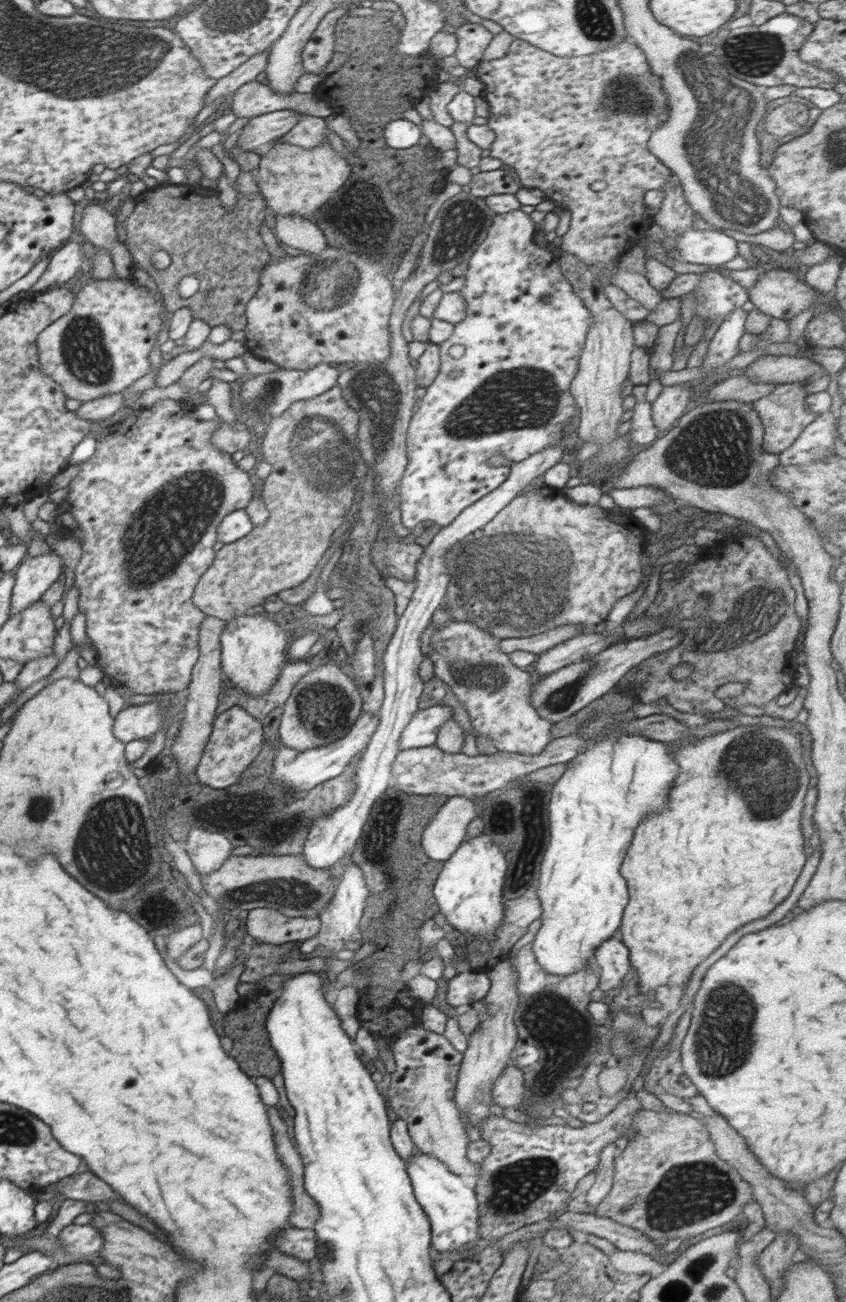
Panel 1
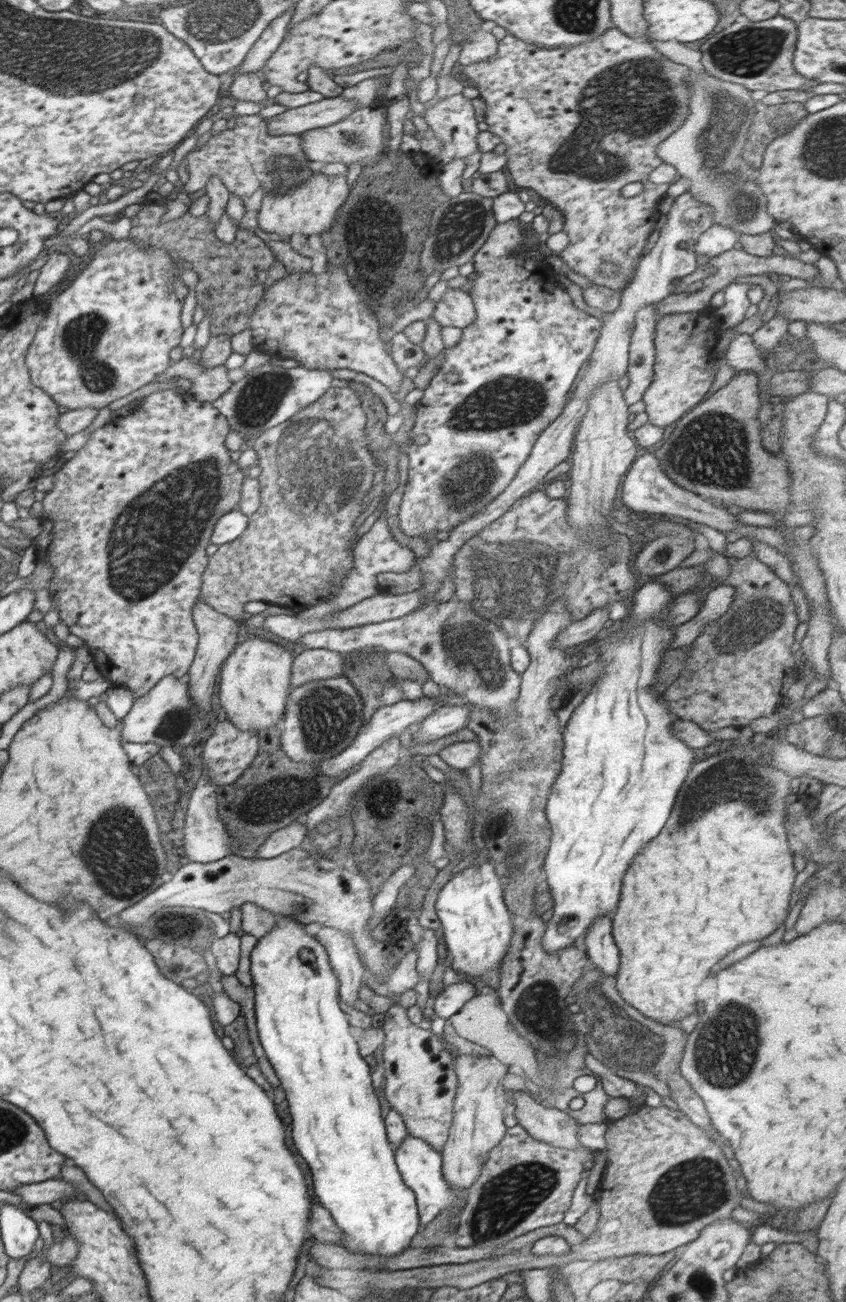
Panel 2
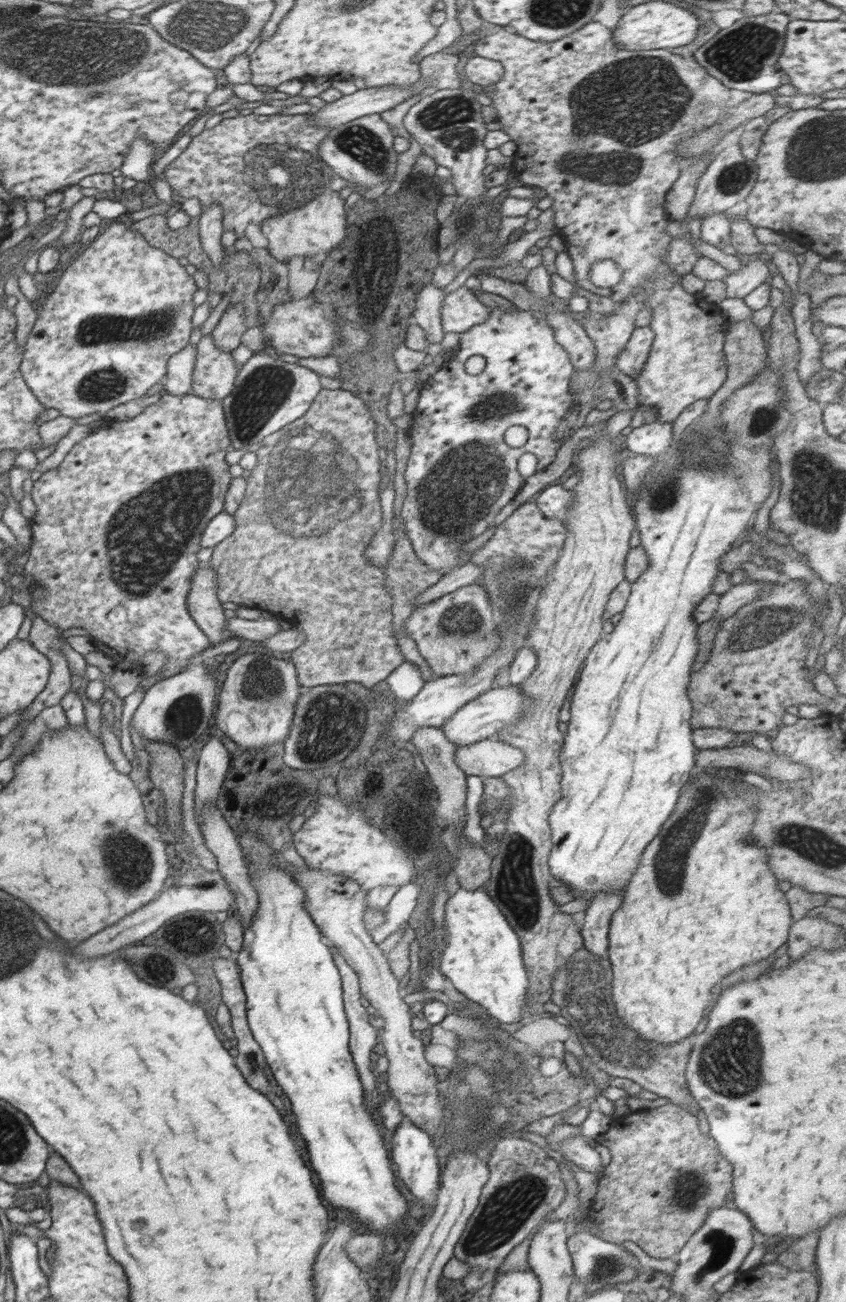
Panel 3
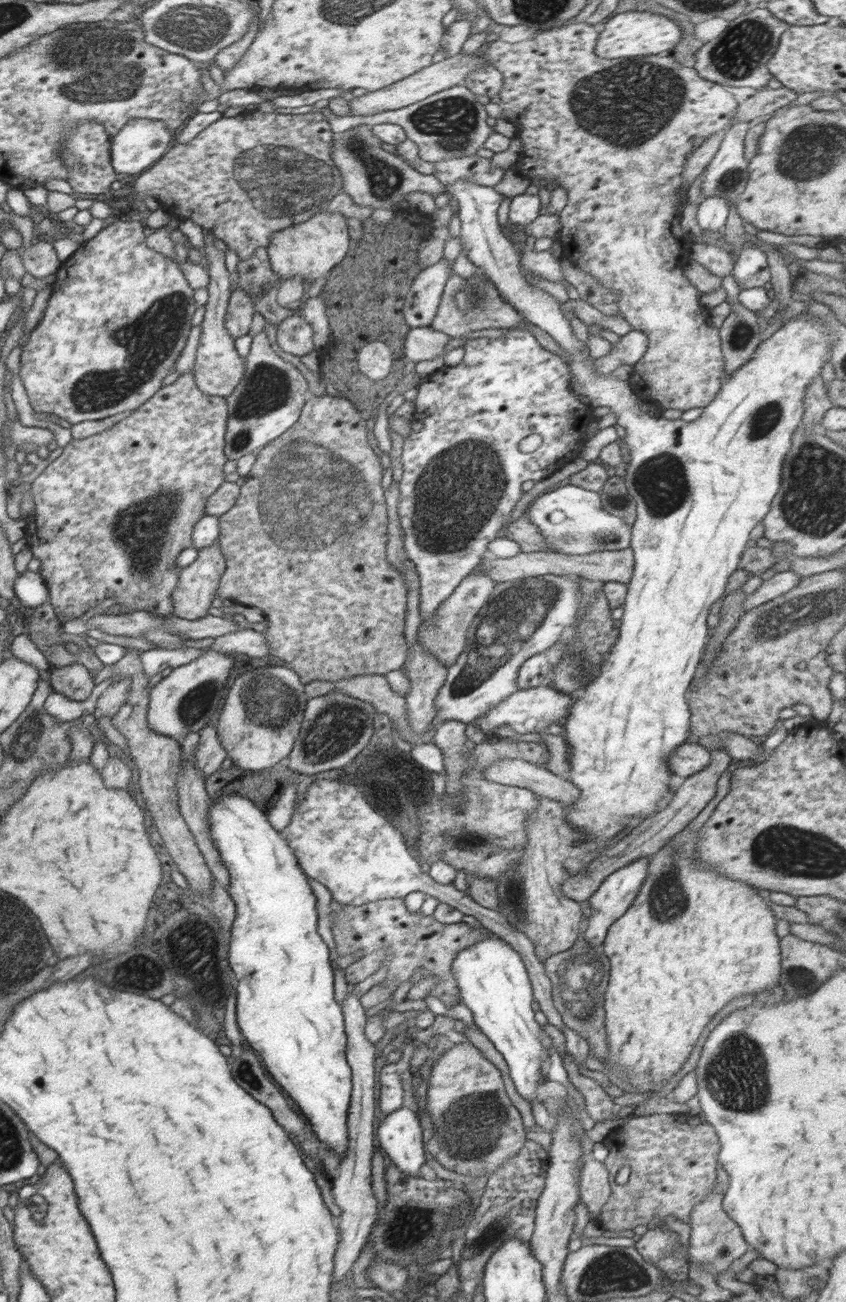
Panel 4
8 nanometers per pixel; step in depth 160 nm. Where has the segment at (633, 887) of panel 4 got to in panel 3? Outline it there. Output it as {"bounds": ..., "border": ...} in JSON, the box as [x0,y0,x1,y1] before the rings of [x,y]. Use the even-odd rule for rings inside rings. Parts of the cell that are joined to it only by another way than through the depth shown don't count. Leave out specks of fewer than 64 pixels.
{"bounds":[581,890,624,959],"border":[[[624,890],[596,894],[585,912],[581,935],[584,947],[591,952],[593,959],[606,956],[609,947],[609,924],[612,915],[622,904],[623,893]]]}

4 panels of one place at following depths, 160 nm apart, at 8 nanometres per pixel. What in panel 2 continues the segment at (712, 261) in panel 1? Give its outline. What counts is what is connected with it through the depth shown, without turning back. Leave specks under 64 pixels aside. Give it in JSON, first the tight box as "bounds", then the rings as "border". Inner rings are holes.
{"bounds":[693,222,739,260],"border":[[[715,222],[700,235],[693,250],[696,255],[707,256],[712,260],[722,252],[733,250],[738,237],[739,234],[733,229]]]}

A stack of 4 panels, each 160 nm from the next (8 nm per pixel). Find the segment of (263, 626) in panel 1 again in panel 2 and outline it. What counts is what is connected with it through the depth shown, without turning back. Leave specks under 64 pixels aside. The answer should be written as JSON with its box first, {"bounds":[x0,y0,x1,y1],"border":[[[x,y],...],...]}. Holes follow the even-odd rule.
{"bounds":[220,637,292,731],"border":[[[261,637],[249,638],[236,646],[220,670],[220,706],[240,731],[268,729],[285,714],[287,699],[292,695],[291,654],[282,646]]]}

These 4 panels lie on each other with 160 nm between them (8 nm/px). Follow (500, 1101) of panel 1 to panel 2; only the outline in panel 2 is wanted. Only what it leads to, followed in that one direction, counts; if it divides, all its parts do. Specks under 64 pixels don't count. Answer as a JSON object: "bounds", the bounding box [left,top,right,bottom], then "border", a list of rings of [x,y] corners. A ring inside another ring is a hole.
{"bounds":[512,1091,578,1149],"border":[[[524,1091],[514,1092],[512,1099],[514,1116],[530,1136],[554,1147],[578,1149],[576,1122],[570,1115],[546,1107]]]}

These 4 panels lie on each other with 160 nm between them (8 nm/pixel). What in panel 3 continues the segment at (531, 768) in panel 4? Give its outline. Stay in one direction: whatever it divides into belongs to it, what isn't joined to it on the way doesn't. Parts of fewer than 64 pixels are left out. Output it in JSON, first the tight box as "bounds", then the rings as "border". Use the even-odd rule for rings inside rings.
{"bounds":[455,739,525,777],"border":[[[484,739],[455,751],[455,763],[467,776],[500,777],[523,765],[525,754],[495,739]]]}

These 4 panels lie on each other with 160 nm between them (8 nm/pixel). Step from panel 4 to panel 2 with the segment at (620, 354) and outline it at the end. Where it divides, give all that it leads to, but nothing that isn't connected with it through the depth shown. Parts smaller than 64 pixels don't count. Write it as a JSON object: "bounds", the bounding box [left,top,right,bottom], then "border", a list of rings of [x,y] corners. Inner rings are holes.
{"bounds":[623,304,659,407],"border":[[[654,304],[641,308],[635,316],[635,327],[631,337],[629,346],[629,363],[627,368],[627,376],[629,384],[623,392],[624,401],[628,407],[642,400],[644,391],[652,384],[654,376],[655,363],[655,326],[659,316],[654,312]]]}

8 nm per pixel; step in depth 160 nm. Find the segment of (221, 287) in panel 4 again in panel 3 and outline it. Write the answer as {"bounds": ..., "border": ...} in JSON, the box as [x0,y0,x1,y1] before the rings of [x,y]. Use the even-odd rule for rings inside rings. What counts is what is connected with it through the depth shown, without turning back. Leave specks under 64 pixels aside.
{"bounds":[191,202,239,399],"border":[[[215,202],[202,211],[199,220],[199,237],[202,249],[214,264],[214,267],[222,265],[224,257],[223,246],[220,237],[223,232],[223,210]],[[210,333],[202,336],[196,347],[191,392],[204,399],[229,397],[239,373],[234,357],[218,348]]]}

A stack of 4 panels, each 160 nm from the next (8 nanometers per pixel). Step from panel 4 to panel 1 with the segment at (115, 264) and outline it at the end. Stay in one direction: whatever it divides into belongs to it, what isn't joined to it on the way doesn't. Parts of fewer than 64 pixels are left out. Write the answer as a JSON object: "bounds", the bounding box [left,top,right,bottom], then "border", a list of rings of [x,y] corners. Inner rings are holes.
{"bounds":[37,278,170,402],"border":[[[128,278],[94,279],[82,284],[75,293],[71,311],[49,324],[37,340],[41,371],[57,382],[67,399],[86,402],[106,395],[125,392],[138,378],[146,376],[152,370],[150,352],[158,340],[158,334],[165,322],[165,314],[170,321],[170,312],[163,299],[159,299],[147,287]]]}

